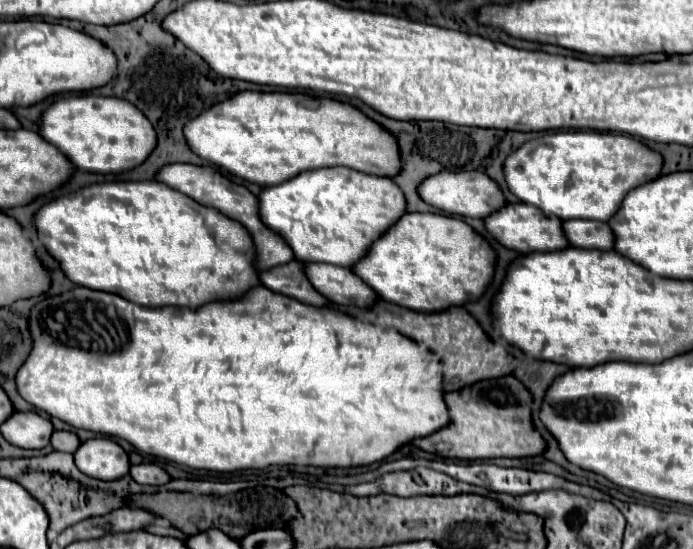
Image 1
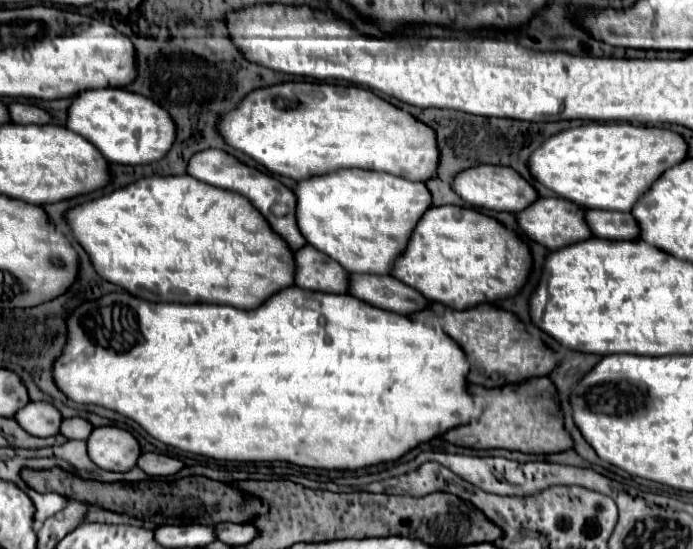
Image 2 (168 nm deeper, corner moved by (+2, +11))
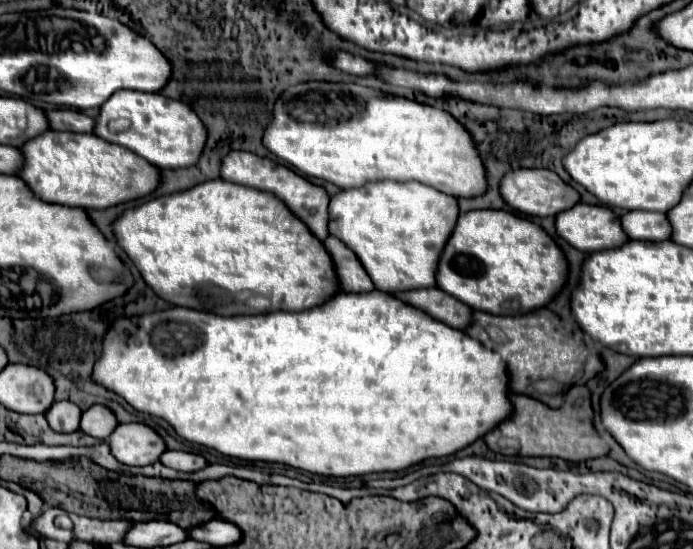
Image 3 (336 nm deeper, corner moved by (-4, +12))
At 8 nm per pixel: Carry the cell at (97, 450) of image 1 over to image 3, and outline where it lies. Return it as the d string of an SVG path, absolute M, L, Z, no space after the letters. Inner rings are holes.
M118 424L106 442L112 456L126 466L154 464L166 450L164 440L146 424Z

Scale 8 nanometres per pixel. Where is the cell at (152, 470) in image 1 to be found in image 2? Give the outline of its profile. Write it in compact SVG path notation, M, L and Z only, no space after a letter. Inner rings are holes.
M144 453L138 459L138 467L142 471L146 471L148 475L166 477L166 475L176 475L184 467L184 463L180 459L174 459L174 457L168 457L168 455L160 455L160 453Z

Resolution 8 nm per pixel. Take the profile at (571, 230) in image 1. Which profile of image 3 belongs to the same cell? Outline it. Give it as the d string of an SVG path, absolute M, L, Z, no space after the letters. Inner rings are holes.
M632 210L620 216L622 230L632 240L668 240L670 224L662 212L644 212Z

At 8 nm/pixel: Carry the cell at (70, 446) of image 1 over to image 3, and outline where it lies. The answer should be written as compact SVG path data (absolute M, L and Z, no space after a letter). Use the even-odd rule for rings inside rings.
M100 404L82 412L82 418L80 418L80 430L98 440L106 440L116 426L118 426L116 416L106 406L100 406Z

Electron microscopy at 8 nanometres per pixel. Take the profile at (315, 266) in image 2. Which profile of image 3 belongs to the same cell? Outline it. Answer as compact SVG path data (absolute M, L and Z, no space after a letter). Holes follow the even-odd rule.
M328 236L324 240L324 248L326 252L330 252L330 258L334 262L334 272L338 276L342 292L372 292L374 290L374 284L362 270L362 264L338 238Z

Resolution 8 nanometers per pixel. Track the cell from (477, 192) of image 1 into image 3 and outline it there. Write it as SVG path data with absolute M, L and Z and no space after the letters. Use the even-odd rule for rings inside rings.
M518 168L506 172L500 180L500 196L502 200L528 216L554 216L566 208L572 208L578 202L578 192L564 184L552 170L530 170L530 168Z

